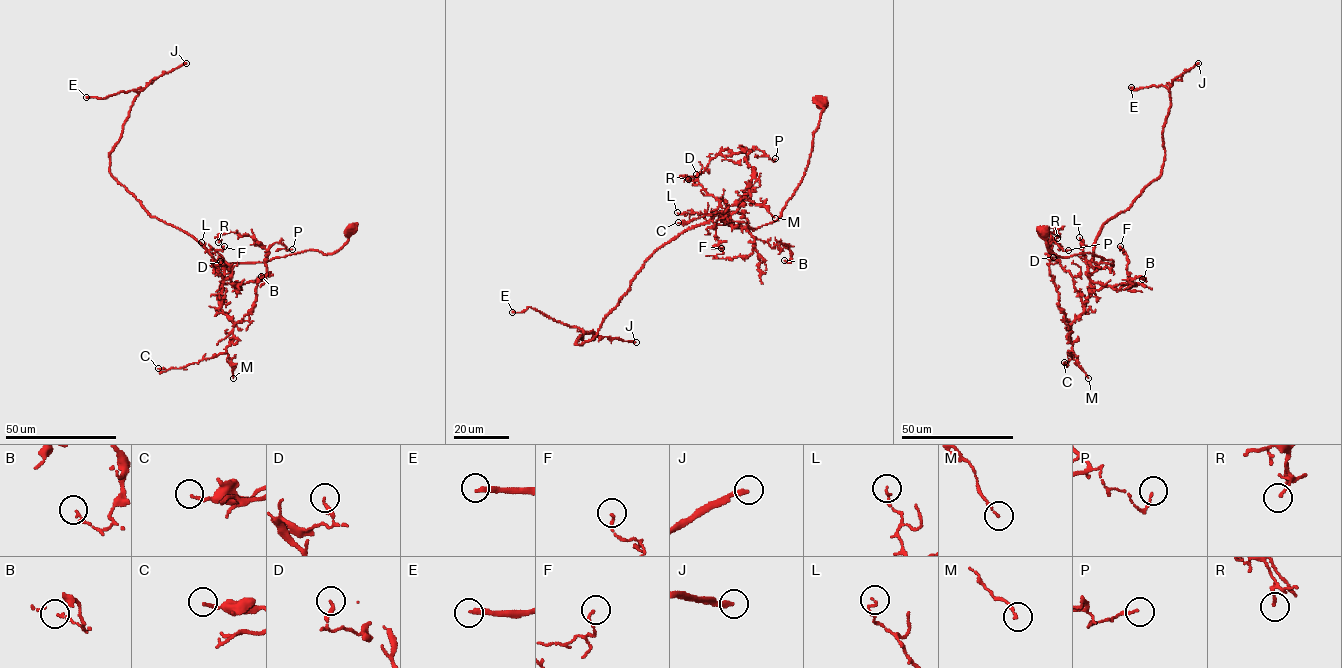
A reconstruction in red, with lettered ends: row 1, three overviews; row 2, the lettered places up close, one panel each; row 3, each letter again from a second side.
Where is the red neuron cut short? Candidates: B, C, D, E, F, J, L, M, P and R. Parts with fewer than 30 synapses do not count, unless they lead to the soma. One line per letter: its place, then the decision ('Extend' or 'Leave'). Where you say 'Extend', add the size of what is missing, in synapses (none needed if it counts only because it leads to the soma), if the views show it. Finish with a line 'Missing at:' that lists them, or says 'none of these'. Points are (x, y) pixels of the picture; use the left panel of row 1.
B: Place: (261, 276). Leave
C: Place: (158, 368). Leave
D: Place: (220, 261). Leave
E: Place: (86, 97). Extend. Roughly 300 synapses
F: Place: (224, 246). Leave
J: Place: (186, 63). Extend. Roughly 200 synapses
L: Place: (201, 242). Leave
M: Place: (233, 378). Leave
P: Place: (292, 249). Leave
R: Place: (218, 242). Leave
Missing at: E, J

